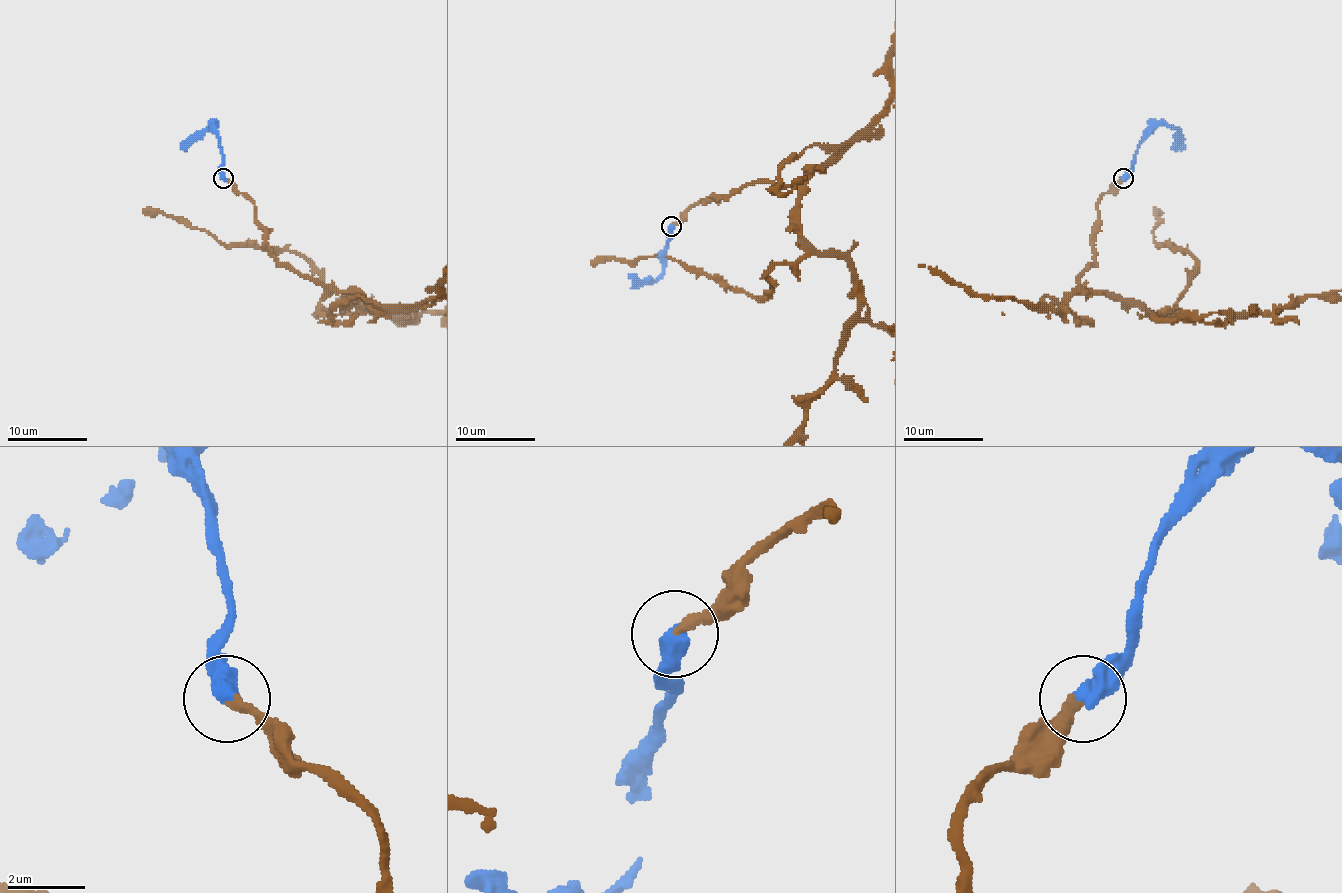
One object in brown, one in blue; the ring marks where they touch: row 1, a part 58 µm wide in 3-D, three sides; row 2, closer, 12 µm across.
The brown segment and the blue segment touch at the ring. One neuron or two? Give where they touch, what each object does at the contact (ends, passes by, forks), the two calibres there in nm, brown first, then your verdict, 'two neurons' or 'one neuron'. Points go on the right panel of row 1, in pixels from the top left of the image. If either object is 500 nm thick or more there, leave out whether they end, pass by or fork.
at (1123, 178); 240 nm thick on the brown side, 500 nm on the other; one neuron

